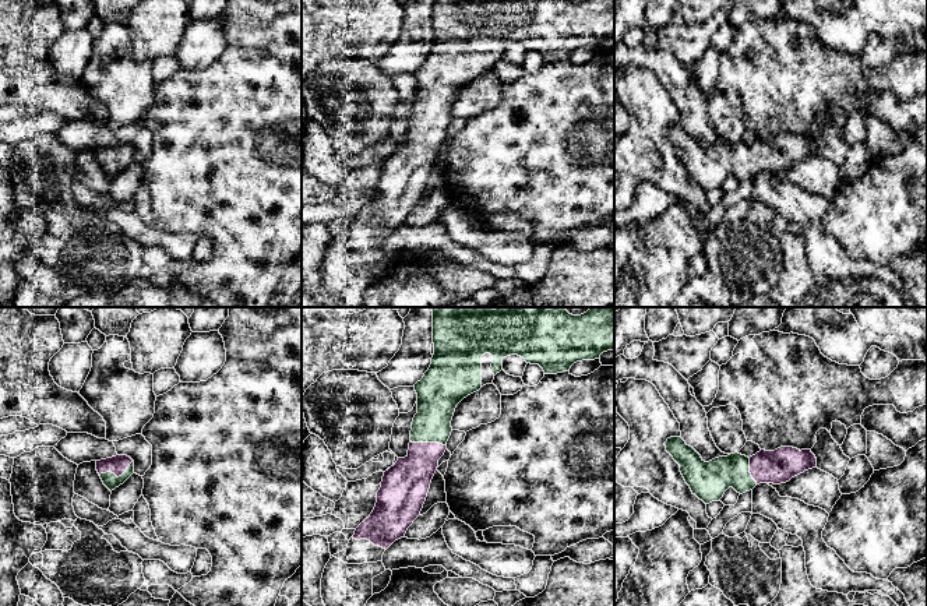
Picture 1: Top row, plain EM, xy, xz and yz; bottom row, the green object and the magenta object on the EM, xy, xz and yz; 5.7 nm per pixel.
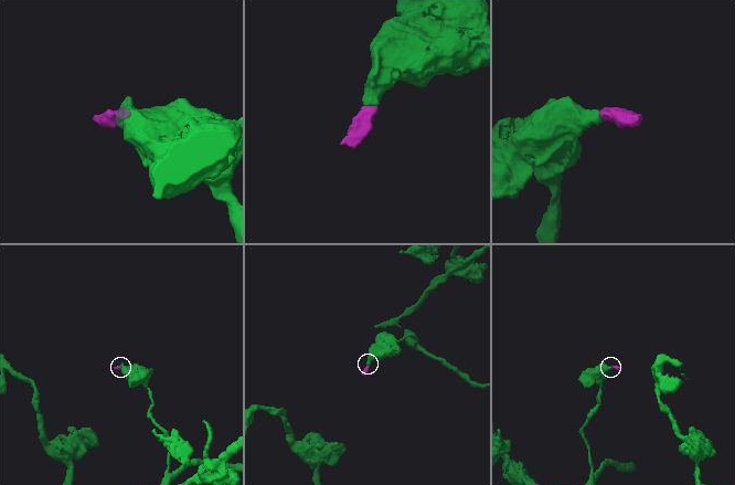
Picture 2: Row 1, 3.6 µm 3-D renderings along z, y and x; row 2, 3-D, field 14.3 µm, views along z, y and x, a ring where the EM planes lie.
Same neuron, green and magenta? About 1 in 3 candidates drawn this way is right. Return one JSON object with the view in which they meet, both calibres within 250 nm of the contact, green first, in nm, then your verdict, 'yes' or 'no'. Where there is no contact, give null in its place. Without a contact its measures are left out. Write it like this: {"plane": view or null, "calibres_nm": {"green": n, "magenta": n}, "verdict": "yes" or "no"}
{"plane": "xy", "calibres_nm": {"green": 90, "magenta": 110}, "verdict": "yes"}

